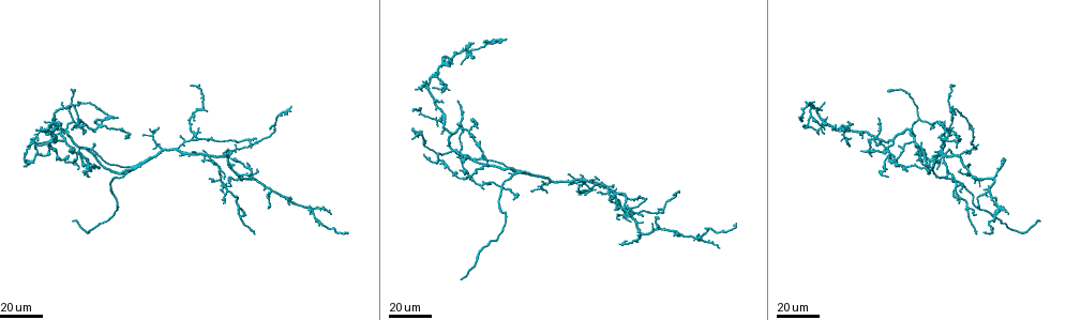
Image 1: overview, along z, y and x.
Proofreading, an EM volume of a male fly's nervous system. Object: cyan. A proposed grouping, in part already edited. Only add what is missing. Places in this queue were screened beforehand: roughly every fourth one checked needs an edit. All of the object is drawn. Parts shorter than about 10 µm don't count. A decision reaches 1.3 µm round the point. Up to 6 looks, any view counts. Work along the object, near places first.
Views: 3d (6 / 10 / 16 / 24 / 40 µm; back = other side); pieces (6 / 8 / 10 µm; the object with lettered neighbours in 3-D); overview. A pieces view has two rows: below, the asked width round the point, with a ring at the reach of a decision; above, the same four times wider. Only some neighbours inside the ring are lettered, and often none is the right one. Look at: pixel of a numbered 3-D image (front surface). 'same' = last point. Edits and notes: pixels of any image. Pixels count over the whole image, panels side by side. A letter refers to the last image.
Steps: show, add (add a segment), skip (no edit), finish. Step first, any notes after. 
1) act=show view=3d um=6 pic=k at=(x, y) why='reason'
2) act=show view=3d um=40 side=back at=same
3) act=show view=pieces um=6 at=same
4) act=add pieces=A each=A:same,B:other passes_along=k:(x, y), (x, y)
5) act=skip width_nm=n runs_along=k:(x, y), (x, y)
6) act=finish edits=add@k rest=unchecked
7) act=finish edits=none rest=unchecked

act=show view=3d um=24 pic=1 at=(74, 219) why='branch stops here'

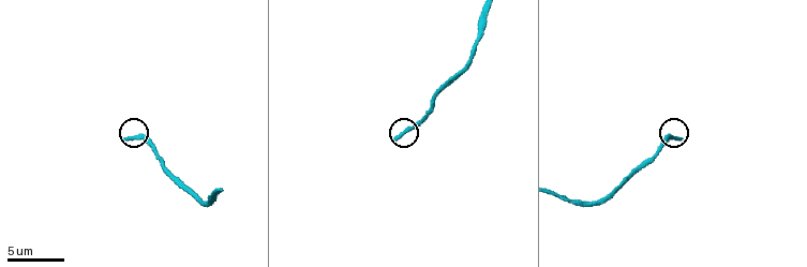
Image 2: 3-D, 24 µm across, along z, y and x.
act=show view=3d um=6 pic=2 at=(394, 137)

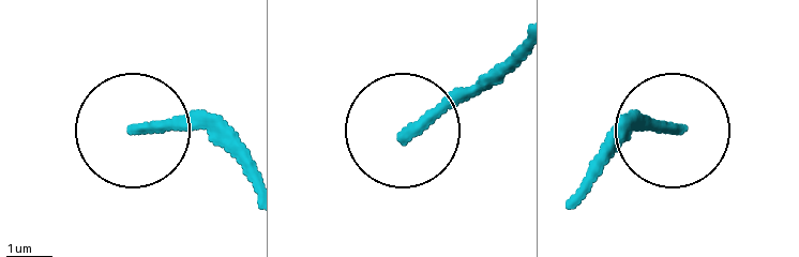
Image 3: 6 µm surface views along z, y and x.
act=show view=pieces um=6 pic=3 at=(405, 135)

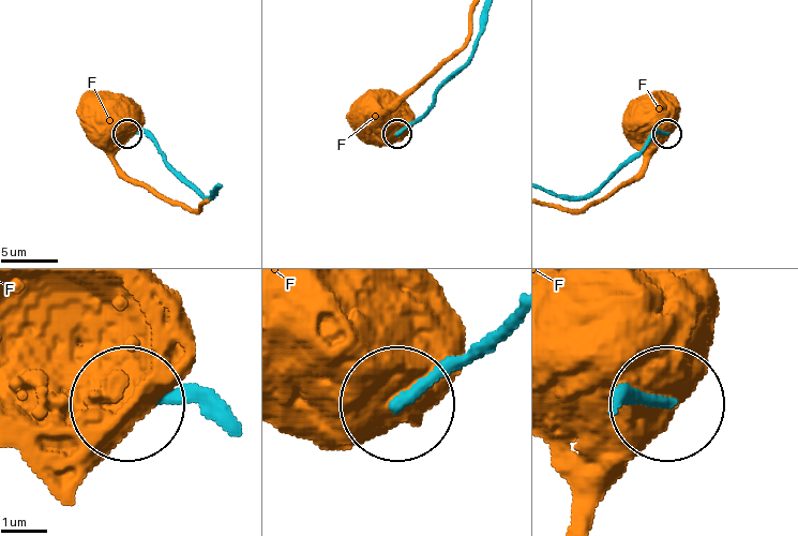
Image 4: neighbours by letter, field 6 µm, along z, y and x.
act=skip each=F:other found='no lettered segment goes on from it'

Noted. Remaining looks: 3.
act=show view=3d um=24 pic=1 at=(955, 84) why='an open end'

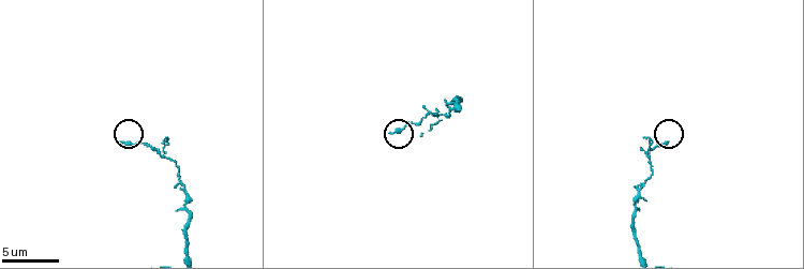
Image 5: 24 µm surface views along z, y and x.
act=show view=pieces um=6 pic=5 at=(121, 141)

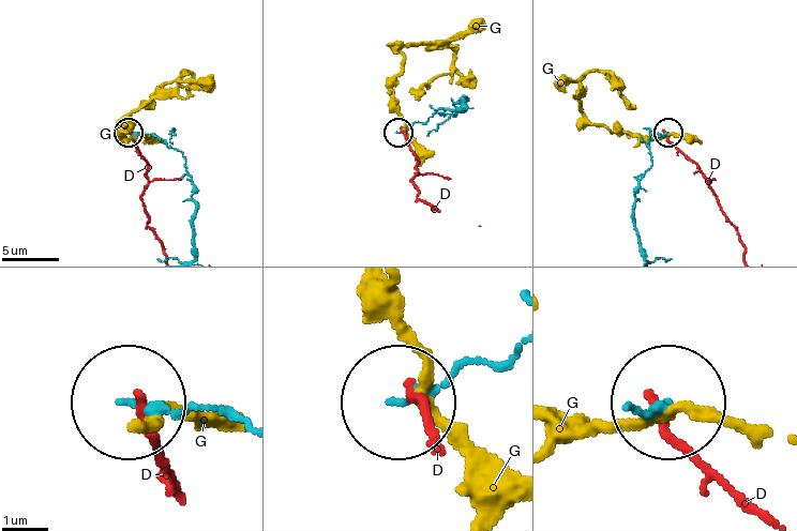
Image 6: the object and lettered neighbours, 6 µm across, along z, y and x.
act=skip width_nm=210 each=D:other,G:other found='none of them fits'

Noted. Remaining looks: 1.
act=finish edits=none rest=unchecked

